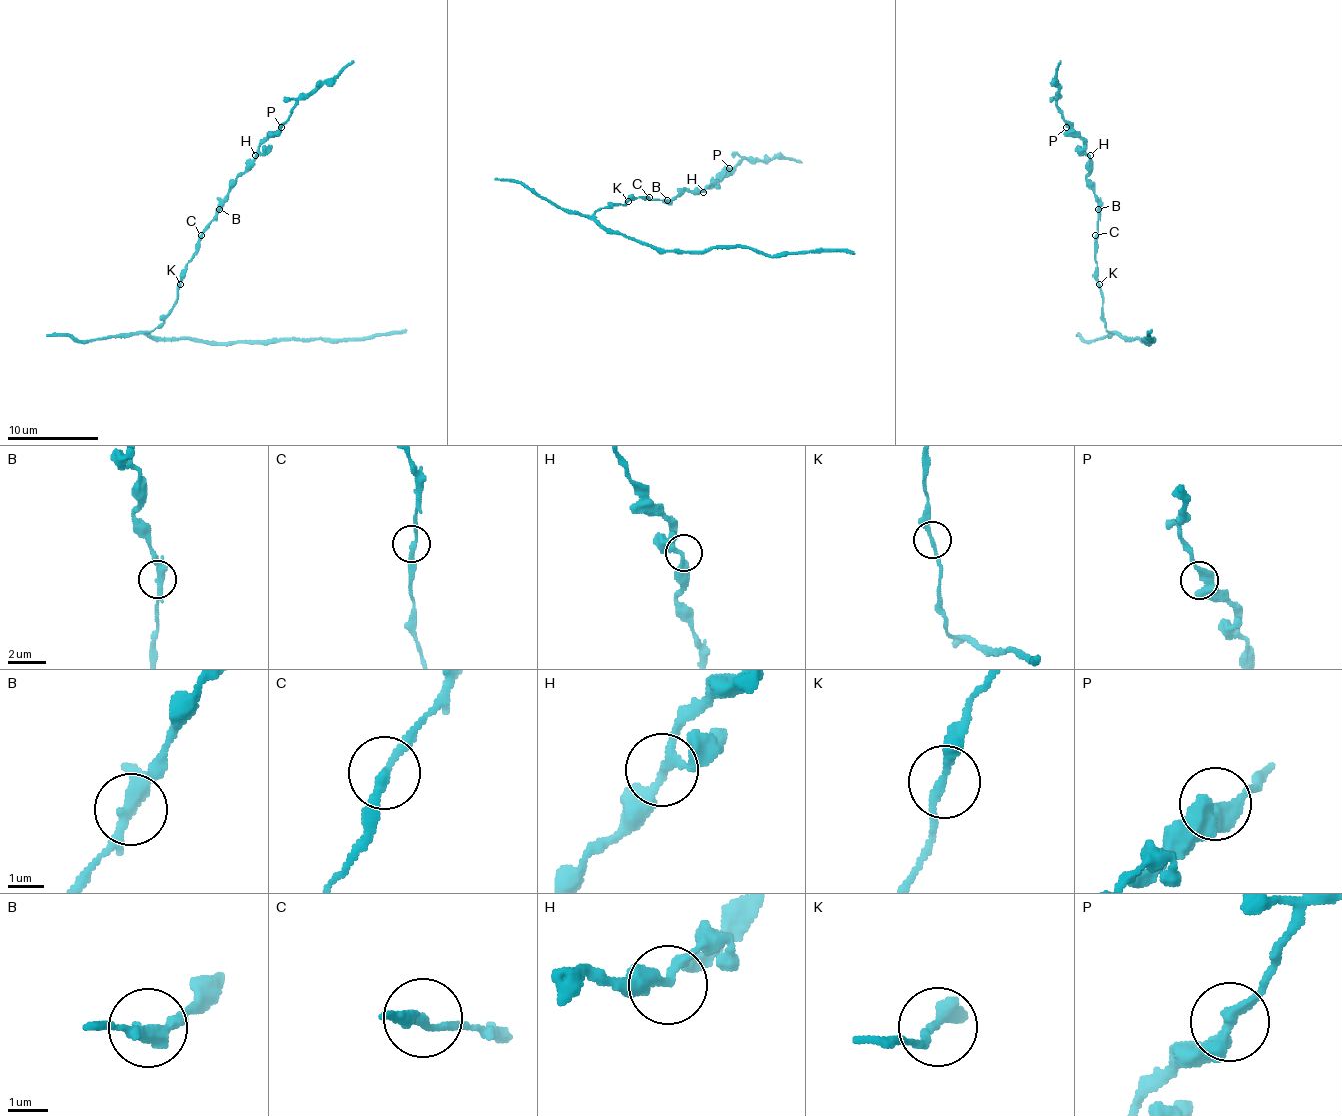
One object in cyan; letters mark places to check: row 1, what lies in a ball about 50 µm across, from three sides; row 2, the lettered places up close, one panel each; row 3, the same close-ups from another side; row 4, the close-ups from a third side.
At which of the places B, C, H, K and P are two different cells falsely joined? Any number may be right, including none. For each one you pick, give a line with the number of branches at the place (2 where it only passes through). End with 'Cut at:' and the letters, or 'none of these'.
Cut at: none of these

